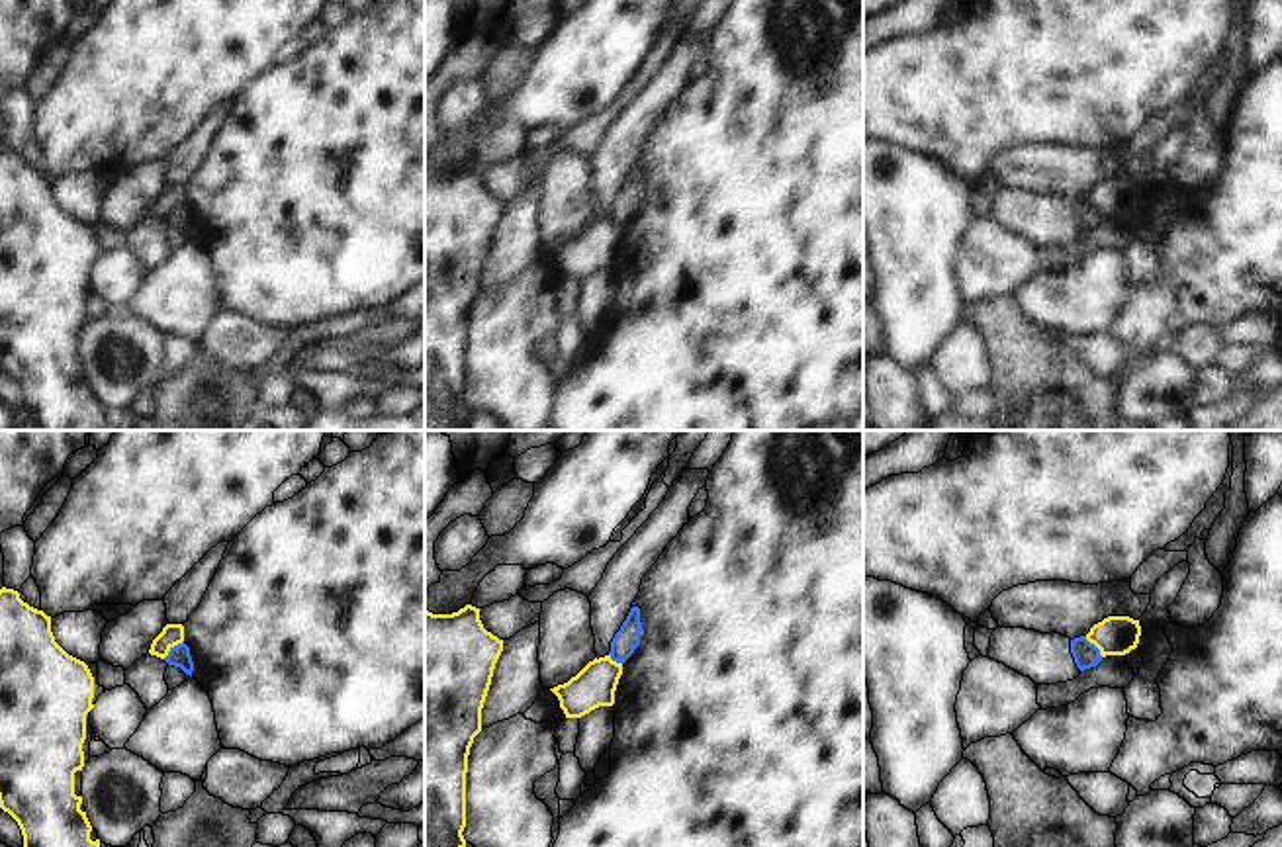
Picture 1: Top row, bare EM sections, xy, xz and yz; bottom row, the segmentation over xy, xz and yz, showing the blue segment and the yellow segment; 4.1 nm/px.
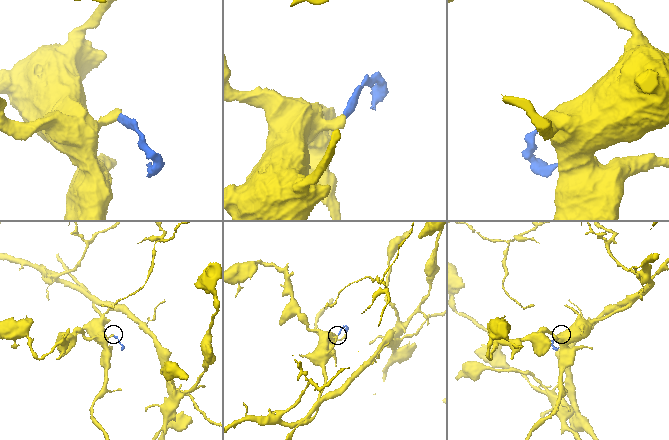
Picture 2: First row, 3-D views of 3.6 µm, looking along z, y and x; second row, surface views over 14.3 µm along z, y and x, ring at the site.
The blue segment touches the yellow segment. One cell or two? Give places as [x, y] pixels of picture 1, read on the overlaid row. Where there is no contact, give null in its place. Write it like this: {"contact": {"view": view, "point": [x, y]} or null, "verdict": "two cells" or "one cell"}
{"contact": {"view": "xy", "point": [173, 648]}, "verdict": "two cells"}

